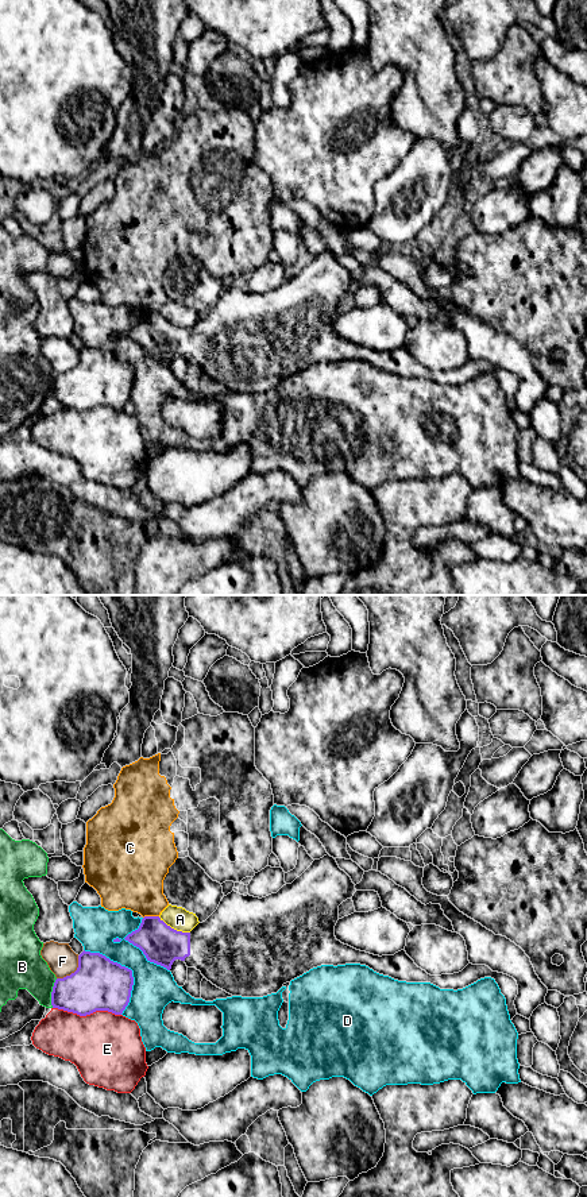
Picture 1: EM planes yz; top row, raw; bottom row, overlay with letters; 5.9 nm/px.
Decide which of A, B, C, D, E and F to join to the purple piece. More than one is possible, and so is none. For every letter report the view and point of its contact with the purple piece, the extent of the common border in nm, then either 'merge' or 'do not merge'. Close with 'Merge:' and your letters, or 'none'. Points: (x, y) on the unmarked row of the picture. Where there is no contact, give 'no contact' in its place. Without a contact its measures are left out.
A: yz (173, 324) | 220 nm | do not merge
B: yz (51, 389) | 180 nm | do not merge
C: yz (150, 312) | 100 nm | do not merge
D: yz (142, 346) | 400 nm | do not merge
E: yz (87, 409) | 420 nm | do not merge
F: yz (74, 367) | 190 nm | do not merge
Merge: none

